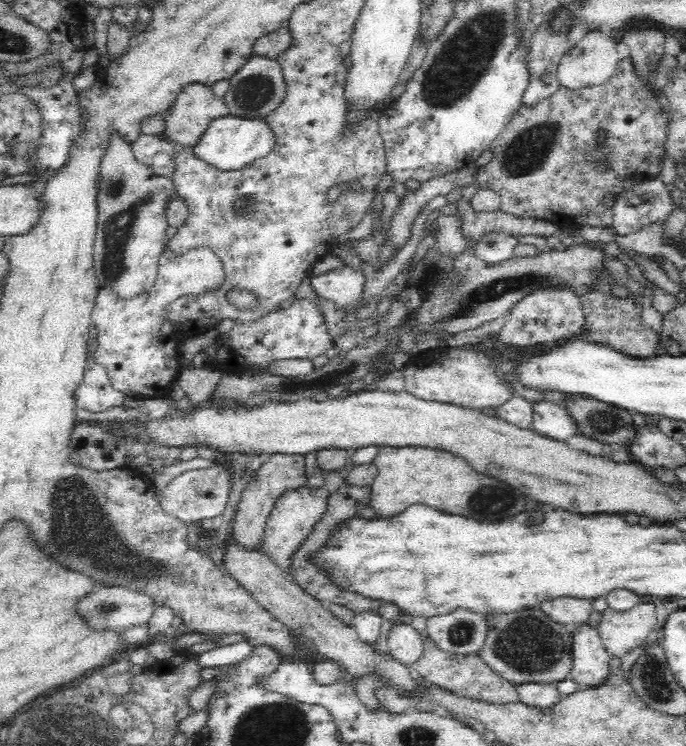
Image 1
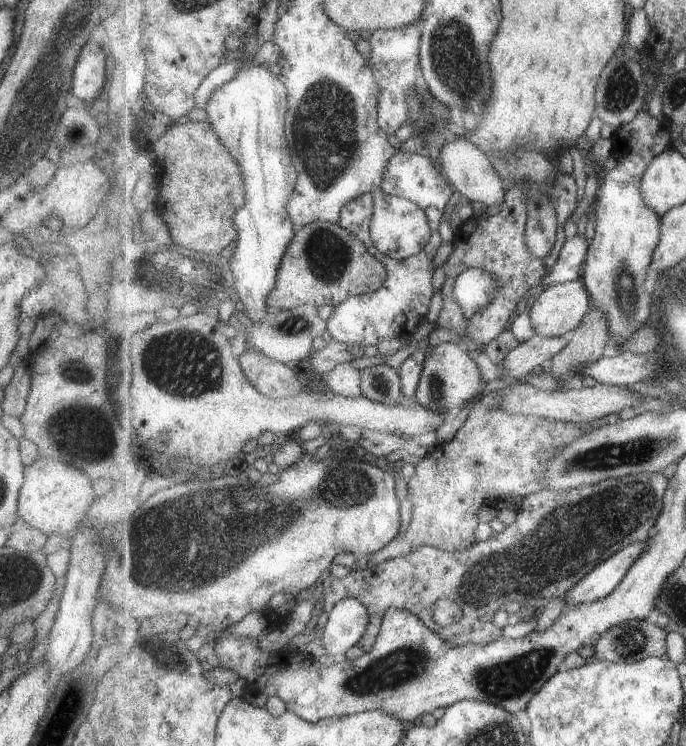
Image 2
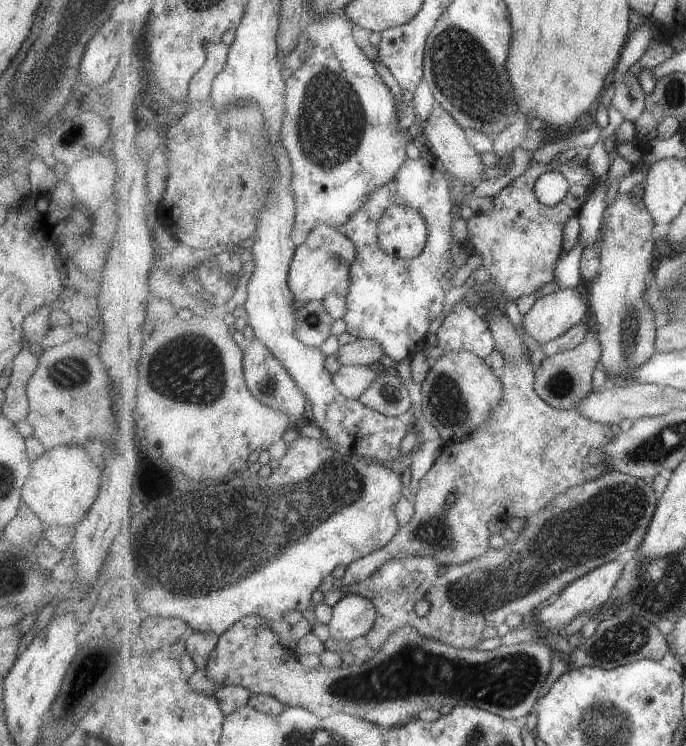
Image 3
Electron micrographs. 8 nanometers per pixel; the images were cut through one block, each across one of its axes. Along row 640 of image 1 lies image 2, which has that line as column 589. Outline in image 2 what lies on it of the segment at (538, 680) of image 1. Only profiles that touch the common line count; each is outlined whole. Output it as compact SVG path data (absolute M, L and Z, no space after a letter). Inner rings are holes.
M651 471L619 478L611 477L594 485L579 485L565 492L547 489L535 492L523 500L513 524L499 534L494 533L489 540L477 542L473 548L448 552L428 545L417 546L417 550L398 555L397 558L389 558L389 562L381 562L358 572L351 570L341 580L328 574L323 582L322 609L329 614L341 600L353 597L361 600L371 616L369 628L357 645L366 652L376 646L385 614L392 608L413 612L426 626L455 647L494 642L499 637L499 630L493 625L493 616L497 609L504 608L507 602L514 600L525 605L531 598L559 599L565 592L573 589L586 574L591 573L596 566L607 561L616 552L633 543L647 541L663 512L664 496L669 483L670 478L665 474ZM443 596L449 596L457 600L457 604L461 604L464 614L460 622L450 626L439 626L434 622L431 614L433 604Z

